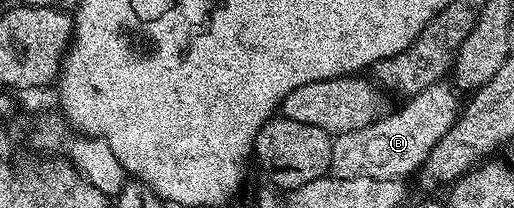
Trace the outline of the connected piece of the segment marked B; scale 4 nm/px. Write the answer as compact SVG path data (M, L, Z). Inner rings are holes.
M449 82L433 83L428 85L428 89L409 96L403 102L406 104L399 111L392 112L393 110L391 110L389 113L383 114L382 118L364 125L364 129L352 129L343 135L333 136L334 144L332 145L329 174L335 179L372 177L373 179L400 180L405 180L406 175L412 174L413 171L415 174L426 162L428 153L432 153L436 141L440 141L440 137L444 137L444 133L448 133L448 129L452 129L452 125L457 121L460 114L460 99L458 103L457 93L459 94Z

